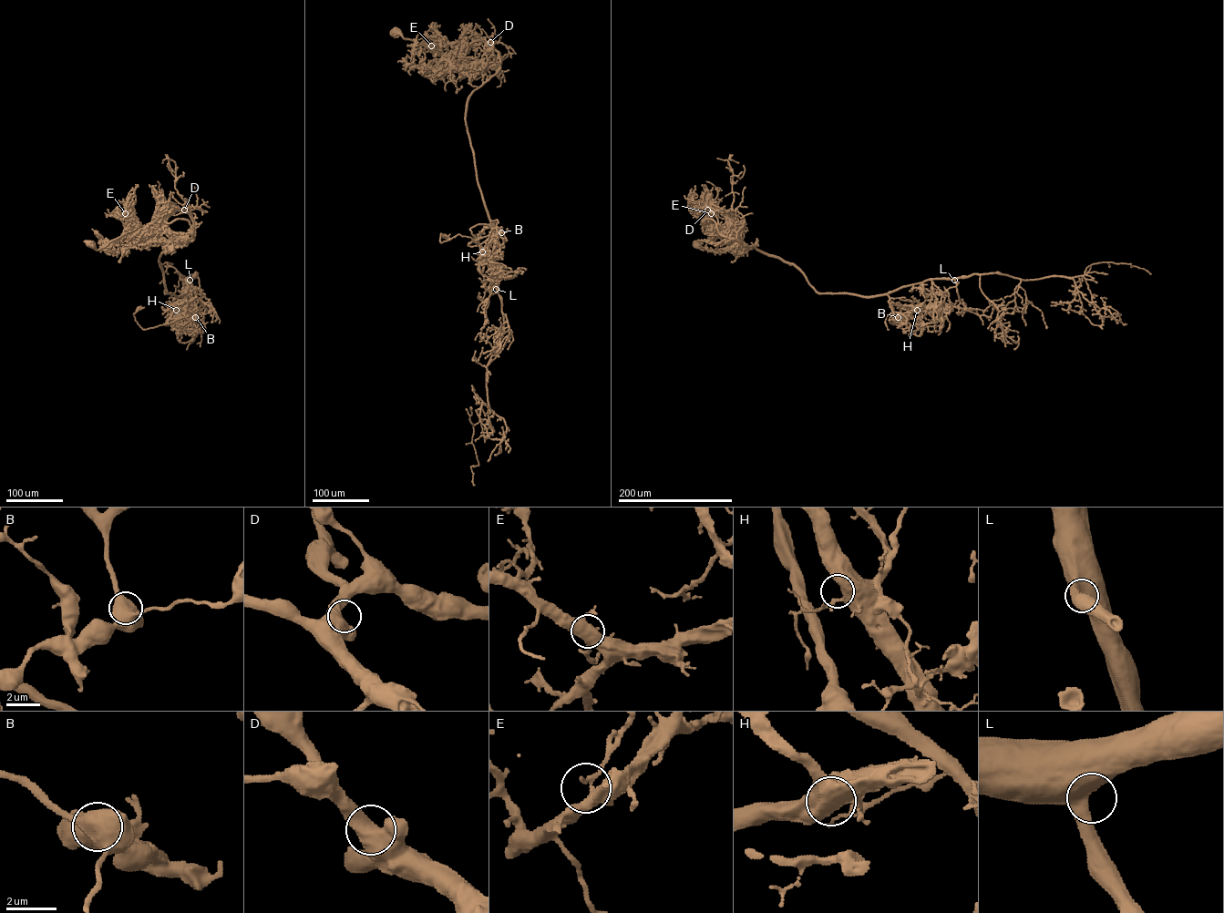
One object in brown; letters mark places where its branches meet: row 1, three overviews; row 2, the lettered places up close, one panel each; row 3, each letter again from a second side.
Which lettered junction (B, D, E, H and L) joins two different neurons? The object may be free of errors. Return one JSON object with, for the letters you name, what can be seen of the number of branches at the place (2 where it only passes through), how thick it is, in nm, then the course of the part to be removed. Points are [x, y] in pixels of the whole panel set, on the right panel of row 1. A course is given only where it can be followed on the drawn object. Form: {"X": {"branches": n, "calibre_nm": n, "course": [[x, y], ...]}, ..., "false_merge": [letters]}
{"B": {"branches": 3, "calibre_nm": 600, "course": [[898, 317], [889, 322], [899, 324], [913, 311], [925, 308], [938, 292], [941, 297], [933, 311], [935, 323]]}, "false_merge": ["B"]}

